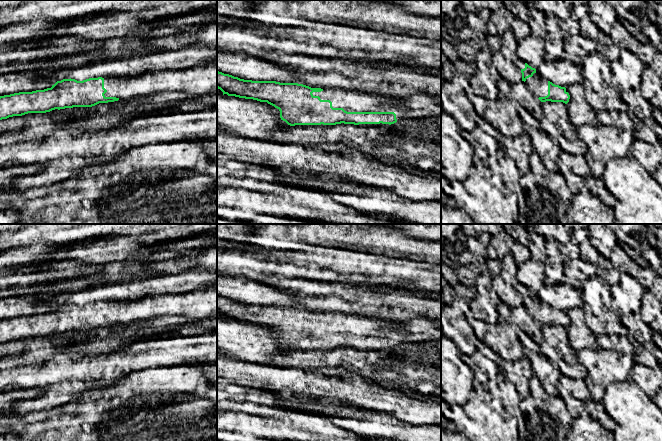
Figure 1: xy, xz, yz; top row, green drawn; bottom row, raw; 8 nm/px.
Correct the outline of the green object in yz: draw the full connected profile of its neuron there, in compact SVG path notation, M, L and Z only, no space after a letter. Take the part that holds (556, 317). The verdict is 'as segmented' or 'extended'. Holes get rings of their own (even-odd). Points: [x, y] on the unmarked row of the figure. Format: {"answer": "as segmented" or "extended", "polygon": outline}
{"answer": "extended", "polygon": "M520 284L517 291L521 294L522 305L528 314L541 326L563 326L567 328L570 323L565 311L555 309L536 297L536 293Z"}

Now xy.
{"answer": "extended", "polygon": "M217 284L204 285L186 293L145 296L130 301L98 301L83 305L63 303L44 314L0 320L0 344L55 333L92 331L99 327L132 324L162 316L185 316L195 322L217 317Z"}

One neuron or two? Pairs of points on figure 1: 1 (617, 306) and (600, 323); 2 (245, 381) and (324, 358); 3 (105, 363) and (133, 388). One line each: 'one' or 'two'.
1: two
2: two
3: two

